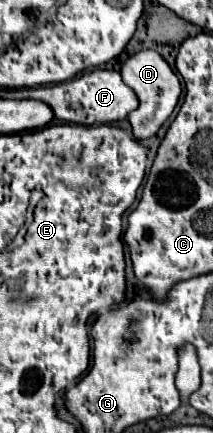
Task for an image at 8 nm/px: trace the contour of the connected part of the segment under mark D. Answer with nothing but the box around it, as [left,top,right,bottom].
[121,49,181,141]

